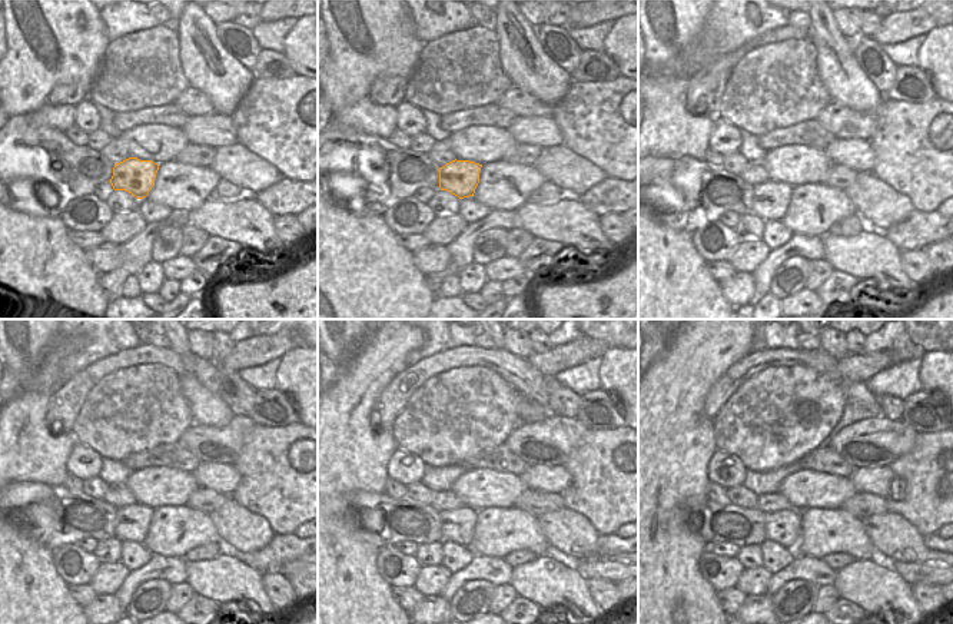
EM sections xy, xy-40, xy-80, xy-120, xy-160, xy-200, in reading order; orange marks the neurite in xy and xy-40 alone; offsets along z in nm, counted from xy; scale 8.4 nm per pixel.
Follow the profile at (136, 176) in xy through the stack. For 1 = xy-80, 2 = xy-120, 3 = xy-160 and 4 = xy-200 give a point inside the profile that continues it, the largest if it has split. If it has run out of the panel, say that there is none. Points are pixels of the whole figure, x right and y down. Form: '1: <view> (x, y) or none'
1: xy-80 (771, 199)
2: xy-120 (132, 521)
3: xy-160 (458, 525)
4: xy-200 (784, 527)

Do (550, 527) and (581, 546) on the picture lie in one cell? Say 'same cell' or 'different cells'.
same cell

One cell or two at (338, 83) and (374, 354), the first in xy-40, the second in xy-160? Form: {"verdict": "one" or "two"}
{"verdict": "two"}

